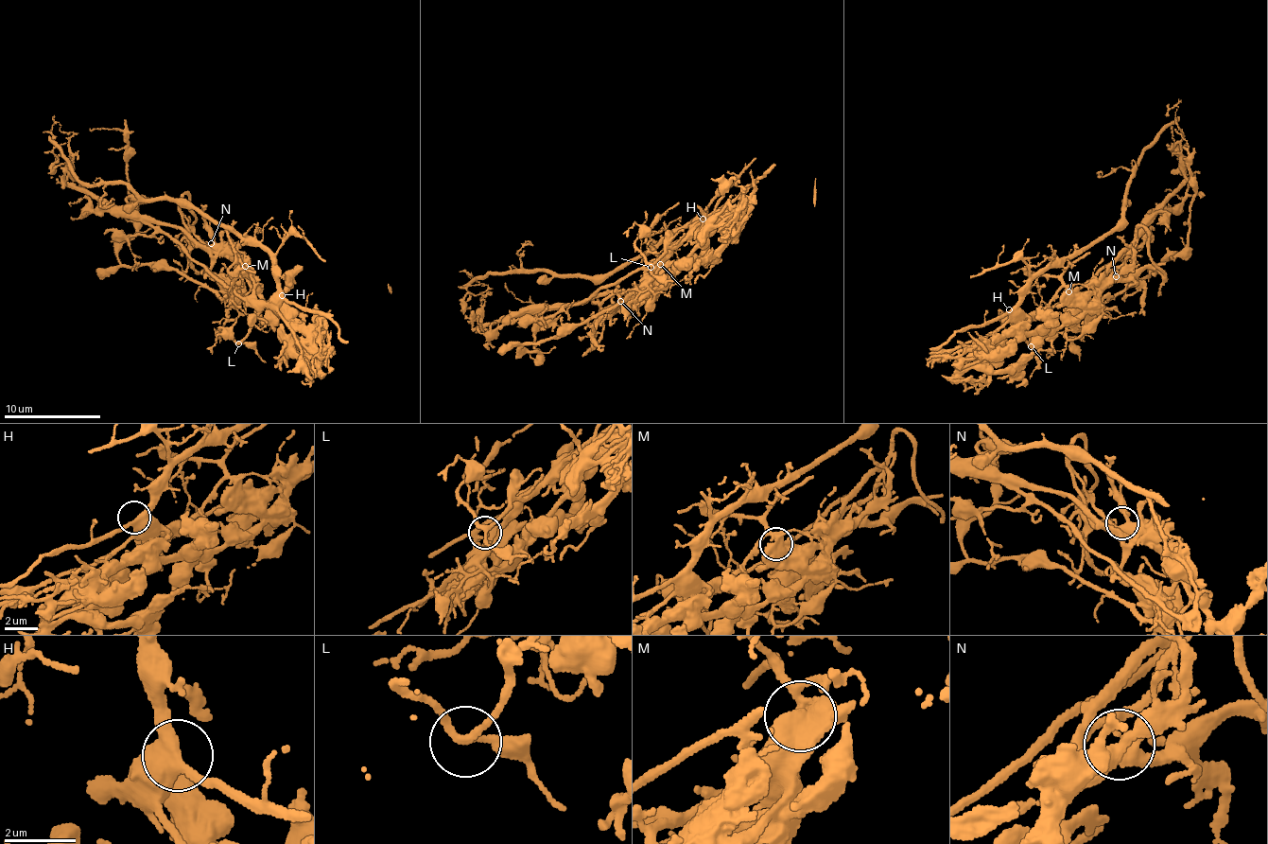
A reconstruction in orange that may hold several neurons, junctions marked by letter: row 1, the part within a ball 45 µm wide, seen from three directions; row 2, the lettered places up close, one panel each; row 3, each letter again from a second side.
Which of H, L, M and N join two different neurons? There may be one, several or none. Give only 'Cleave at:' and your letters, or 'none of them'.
Cleave at: M

